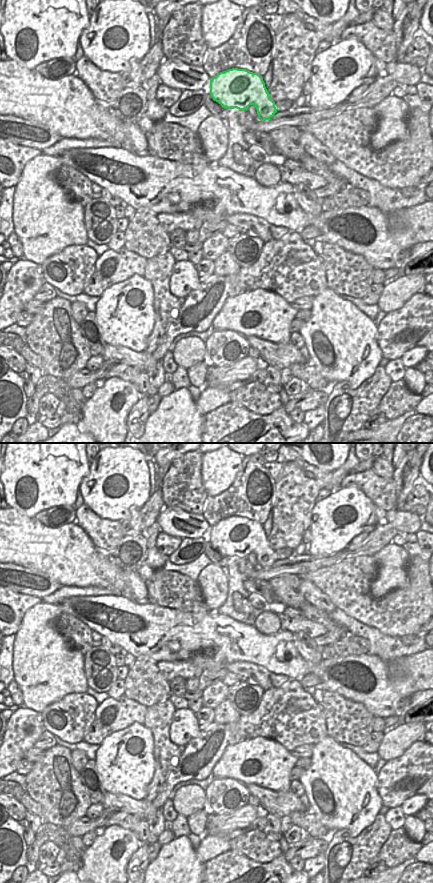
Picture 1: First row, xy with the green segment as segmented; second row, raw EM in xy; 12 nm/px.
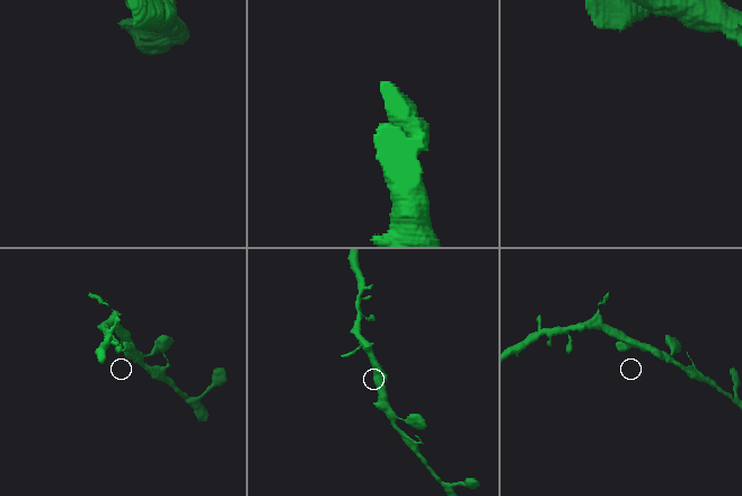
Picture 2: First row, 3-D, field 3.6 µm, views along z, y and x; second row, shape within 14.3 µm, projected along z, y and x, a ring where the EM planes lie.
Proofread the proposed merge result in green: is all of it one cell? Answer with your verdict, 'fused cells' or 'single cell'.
single cell

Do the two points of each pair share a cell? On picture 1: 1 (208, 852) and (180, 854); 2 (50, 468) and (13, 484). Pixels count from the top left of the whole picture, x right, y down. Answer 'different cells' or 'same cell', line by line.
1: different cells
2: same cell

